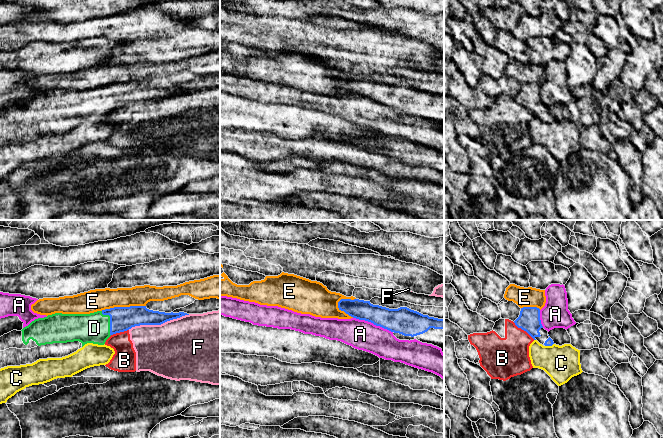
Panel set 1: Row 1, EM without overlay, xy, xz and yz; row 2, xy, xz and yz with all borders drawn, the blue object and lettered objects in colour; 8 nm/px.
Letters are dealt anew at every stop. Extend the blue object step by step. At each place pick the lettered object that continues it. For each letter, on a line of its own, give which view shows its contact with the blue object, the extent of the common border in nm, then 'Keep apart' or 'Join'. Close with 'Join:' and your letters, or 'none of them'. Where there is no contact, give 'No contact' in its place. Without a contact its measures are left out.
A: Touches blue in xz. Shared border 340 nm. Keep apart
B: Touches blue in yz. Shared border 220 nm. Keep apart
C: Touches blue in yz. Shared border 80 nm. Keep apart
D: Touches blue in xy. Shared border 220 nm. Join
E: Touches blue in xy. Shared border 360 nm. Keep apart
F: Touches blue in xy. Shared border 500 nm. Keep apart
Join: D

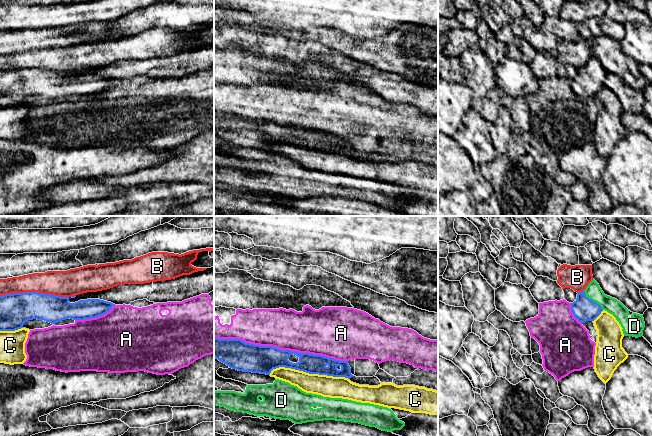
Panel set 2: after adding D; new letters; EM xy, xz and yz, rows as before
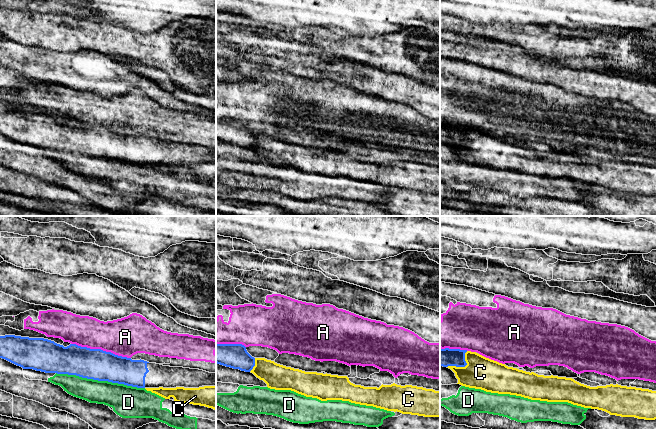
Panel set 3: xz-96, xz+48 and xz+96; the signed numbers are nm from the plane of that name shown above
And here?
A: Touches blue in xz. Shared border 1100 nm. Keep apart
B: Touches blue in xy. Shared border 550 nm. Keep apart
C: Touches blue in xz. Shared border 650 nm. Keep apart
D: Touches blue in yz. Shared border 220 nm. Keep apart
Join: none of them

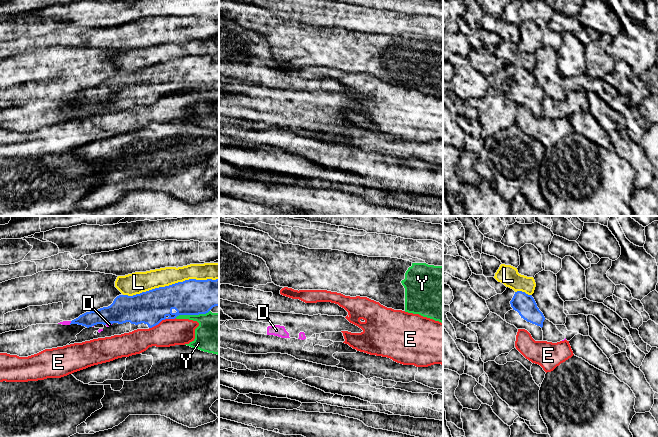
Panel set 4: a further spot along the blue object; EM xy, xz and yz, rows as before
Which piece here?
D: Touches blue in xy. Shared border 60 nm. Keep apart
E: Touches blue in xy. Shared border 240 nm. Keep apart
L: Touches blue in xy. Shared border 800 nm. Keep apart
Y: Touches blue in xy. Shared border 280 nm. Keep apart
Join: none of them

